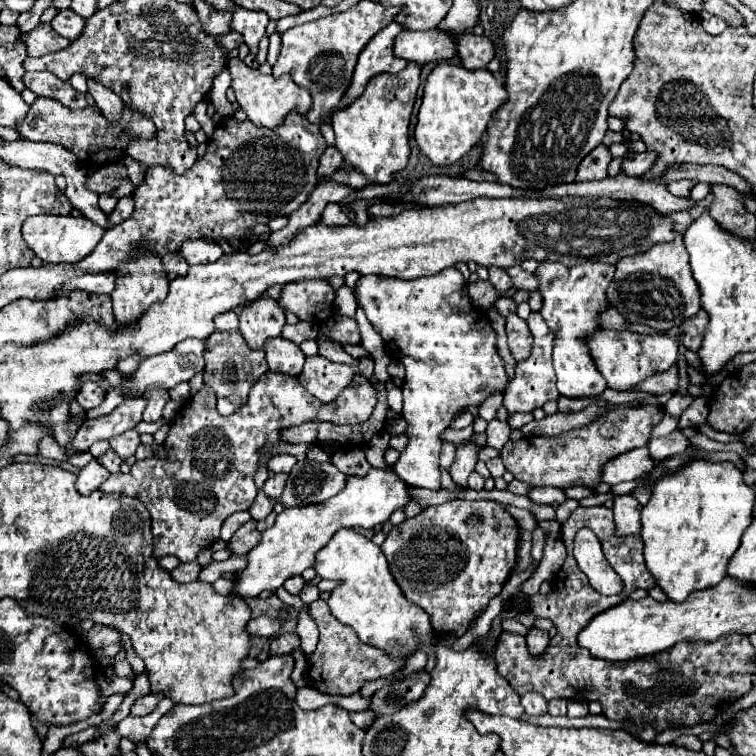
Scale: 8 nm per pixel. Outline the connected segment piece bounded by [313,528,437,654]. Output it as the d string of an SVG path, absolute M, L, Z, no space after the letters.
M341 528L335 532L333 540L329 540L329 544L317 554L313 568L317 576L337 582L329 598L329 608L339 622L351 626L357 632L361 642L383 648L389 654L399 650L409 654L415 652L419 644L437 640L427 614L401 596L381 548L355 530Z

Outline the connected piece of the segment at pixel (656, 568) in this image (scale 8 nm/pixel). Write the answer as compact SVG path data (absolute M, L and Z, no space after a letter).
M693 460L681 466L675 474L663 476L653 486L651 500L641 510L643 528L639 536L645 546L643 554L647 570L669 600L683 602L691 592L719 584L727 576L727 562L739 548L741 536L753 520L753 504L755 492L751 492L751 488L743 482L741 470L737 470L731 462Z

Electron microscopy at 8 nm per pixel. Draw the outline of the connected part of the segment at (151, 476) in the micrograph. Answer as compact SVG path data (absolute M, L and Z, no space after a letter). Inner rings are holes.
M267 372L261 376L255 386L249 392L249 400L239 410L233 412L231 416L221 416L215 408L215 392L207 386L201 388L199 394L195 394L181 410L181 414L175 418L175 424L171 426L167 438L165 438L165 452L167 458L157 460L137 460L127 474L117 472L111 474L99 490L105 494L125 494L139 498L145 508L151 514L151 530L153 530L153 556L159 560L163 556L175 556L181 562L193 562L197 560L197 554L203 548L209 548L217 538L219 538L219 528L225 522L227 516L239 510L249 510L255 496L257 496L257 486L253 482L253 476L257 472L257 462L259 462L259 450L265 444L277 444L281 442L279 434L283 428L303 424L303 422L333 422L333 424L361 424L367 420L377 404L377 392L373 384L357 374L353 382L339 394L337 400L331 404L319 402L315 396L311 396L295 376L283 376L279 372ZM169 462L179 462L179 468L175 476L165 474L165 464Z

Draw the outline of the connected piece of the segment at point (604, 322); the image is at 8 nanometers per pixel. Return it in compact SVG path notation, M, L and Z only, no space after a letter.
M609 306L609 308L605 308L605 312L601 312L599 314L599 326L601 328L615 328L615 330L625 330L625 324L627 324L627 320L613 308L613 306Z

